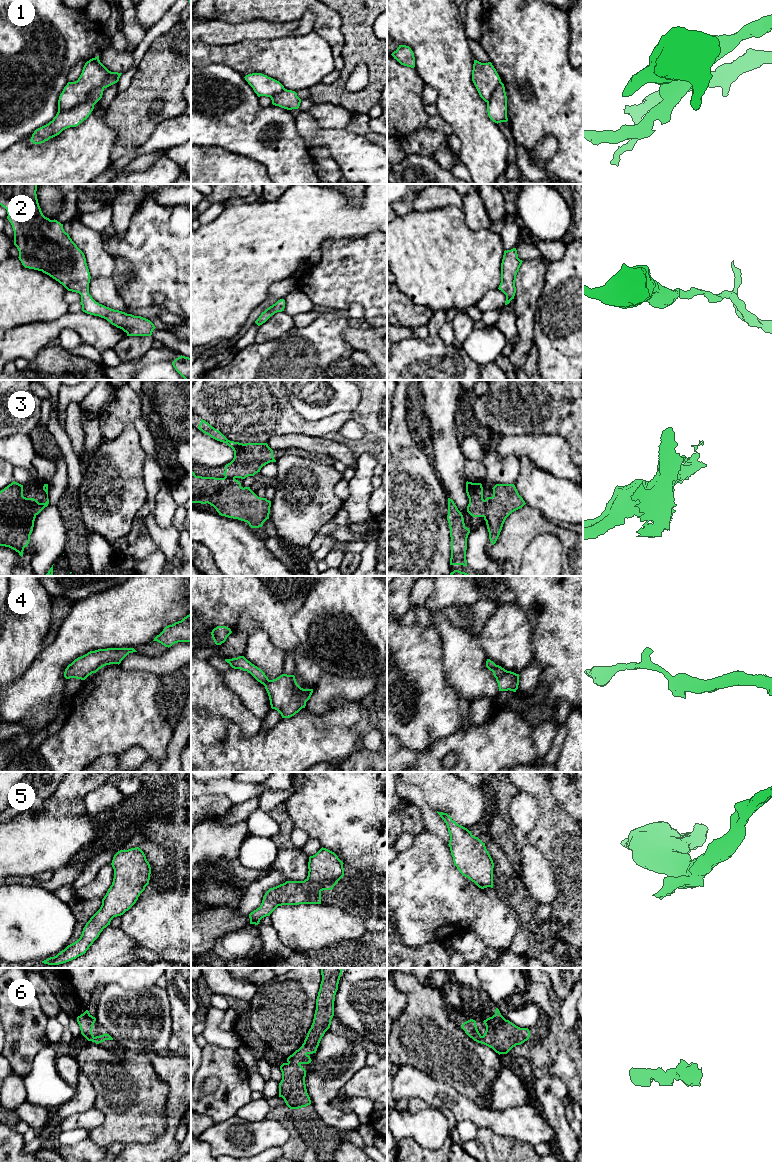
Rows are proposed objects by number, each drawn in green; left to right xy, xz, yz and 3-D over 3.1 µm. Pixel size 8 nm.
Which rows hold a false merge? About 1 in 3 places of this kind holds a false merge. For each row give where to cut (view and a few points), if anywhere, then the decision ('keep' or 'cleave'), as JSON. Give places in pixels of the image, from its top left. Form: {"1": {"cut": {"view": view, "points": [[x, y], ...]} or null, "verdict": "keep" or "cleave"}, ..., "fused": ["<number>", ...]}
{"1": {"cut": {"view": "xy", "points": [[111, 72], [103, 85], [94, 88], [82, 102], [58, 112]]}, "verdict": "cleave"}, "2": {"cut": null, "verdict": "keep"}, "3": {"cut": {"view": "yz", "points": [[483, 500], [484, 516]]}, "verdict": "cleave"}, "4": {"cut": null, "verdict": "keep"}, "5": {"cut": {"view": "xz", "points": [[343, 871], [332, 879], [307, 879]]}, "verdict": "cleave"}, "6": {"cut": null, "verdict": "keep"}, "fused": ["1", "3", "5"]}

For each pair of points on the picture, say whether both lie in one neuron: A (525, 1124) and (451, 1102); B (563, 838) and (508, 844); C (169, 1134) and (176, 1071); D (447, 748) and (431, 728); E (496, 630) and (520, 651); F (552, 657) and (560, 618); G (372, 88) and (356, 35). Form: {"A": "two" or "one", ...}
{"A": "one", "B": "two", "C": "one", "D": "two", "E": "one", "F": "one", "G": "one"}

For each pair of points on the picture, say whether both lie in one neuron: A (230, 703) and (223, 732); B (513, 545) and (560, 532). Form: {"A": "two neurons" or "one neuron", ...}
{"A": "two neurons", "B": "one neuron"}

